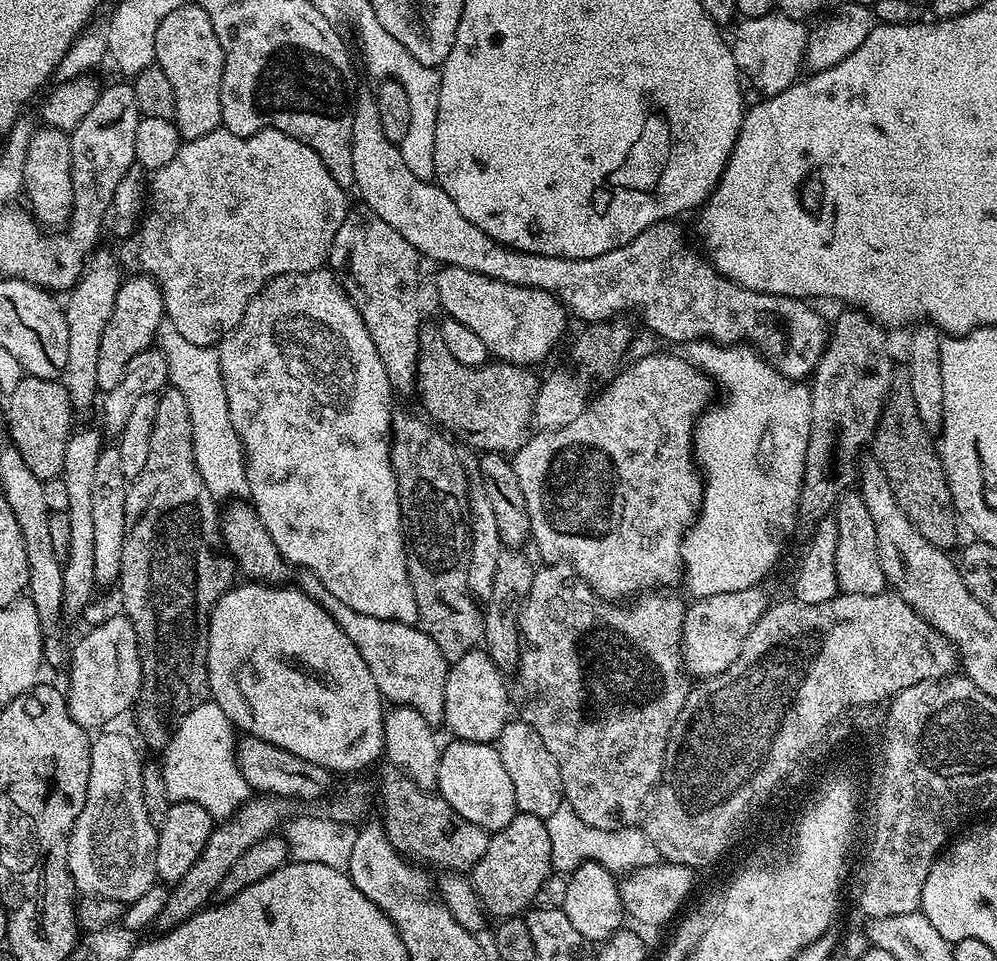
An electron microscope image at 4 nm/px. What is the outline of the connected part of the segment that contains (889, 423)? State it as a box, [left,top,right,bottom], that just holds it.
[874,394,958,550]

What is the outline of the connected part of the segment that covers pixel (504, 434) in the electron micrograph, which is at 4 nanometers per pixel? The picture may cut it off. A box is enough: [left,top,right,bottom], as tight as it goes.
[417,323,541,454]

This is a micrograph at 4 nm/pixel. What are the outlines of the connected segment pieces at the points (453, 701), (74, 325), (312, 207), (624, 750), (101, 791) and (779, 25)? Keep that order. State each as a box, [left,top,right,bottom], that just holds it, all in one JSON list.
[[444,650,510,744],[62,251,121,414],[138,128,350,348],[518,562,690,830],[68,730,157,906],[730,10,809,98]]

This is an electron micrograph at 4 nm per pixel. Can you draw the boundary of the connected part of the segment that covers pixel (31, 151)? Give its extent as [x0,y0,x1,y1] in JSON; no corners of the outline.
[23,126,72,228]

